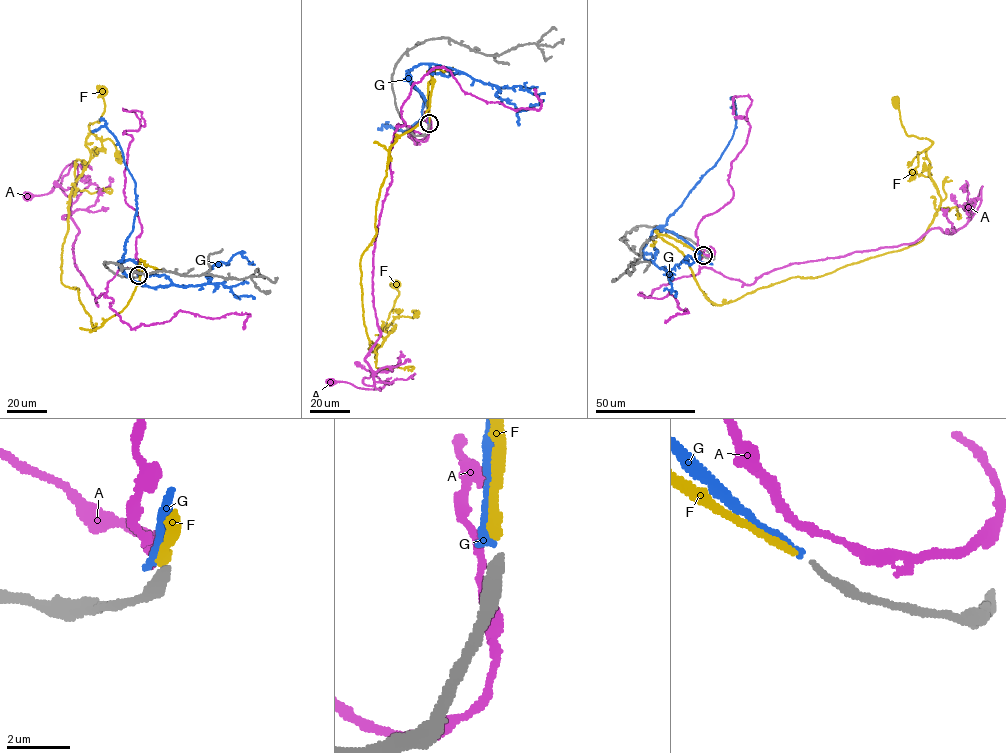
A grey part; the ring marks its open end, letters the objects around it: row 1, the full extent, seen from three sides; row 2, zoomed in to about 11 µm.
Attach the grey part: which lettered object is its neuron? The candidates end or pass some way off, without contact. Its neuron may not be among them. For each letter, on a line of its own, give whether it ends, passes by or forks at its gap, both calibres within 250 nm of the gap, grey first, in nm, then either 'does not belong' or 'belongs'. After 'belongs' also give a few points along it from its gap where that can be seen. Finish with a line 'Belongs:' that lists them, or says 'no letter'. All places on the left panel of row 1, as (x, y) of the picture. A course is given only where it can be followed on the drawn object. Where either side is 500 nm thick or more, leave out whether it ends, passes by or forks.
A: it passes by | 240/240 nm | does not belong
F: it ends | 240/280 nm | belongs | via (138, 274), (126, 307), (93, 330), (78, 289), (61, 281), (69, 197), (103, 90)
G: it ends | 240/280 nm | does not belong
Belongs: F

